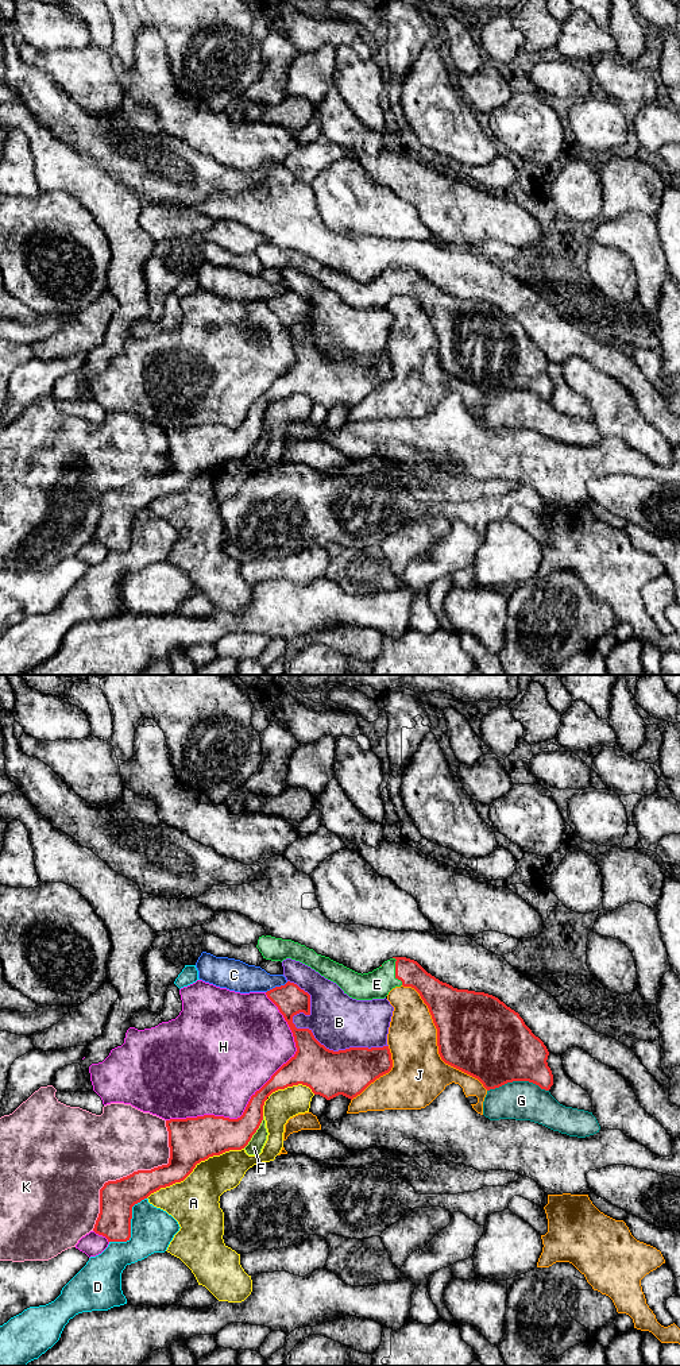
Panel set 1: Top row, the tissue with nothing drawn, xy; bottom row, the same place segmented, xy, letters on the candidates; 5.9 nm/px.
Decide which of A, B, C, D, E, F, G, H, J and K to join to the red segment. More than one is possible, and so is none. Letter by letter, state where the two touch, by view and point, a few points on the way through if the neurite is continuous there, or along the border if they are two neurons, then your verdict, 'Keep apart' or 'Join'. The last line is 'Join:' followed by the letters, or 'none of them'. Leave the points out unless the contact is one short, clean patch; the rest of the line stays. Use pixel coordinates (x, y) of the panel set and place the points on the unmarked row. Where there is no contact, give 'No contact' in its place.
A: Touches red at xy (194, 475). Keep apart
B: Touches red at xy (310, 340). Keep apart
C: Touches red at xy (277, 296). Keep apart
D: Touches red at xy (130, 535). Keep apart
E: Touches red at xy (395, 280). Path across: xy (432, 300), (416, 285), (395, 280), (377, 293). Join
F: Touches red at xy (255, 440). Boundary: xy (263, 425), (259, 436), (243, 456). Keep apart
G: Touches red at xy (517, 389). Keep apart
H: Touches red at xy (257, 400). Keep apart
J: Touches red at xy (437, 350). Keep apart
K: Touches red at xy (134, 481). Keep apart
Join: E

